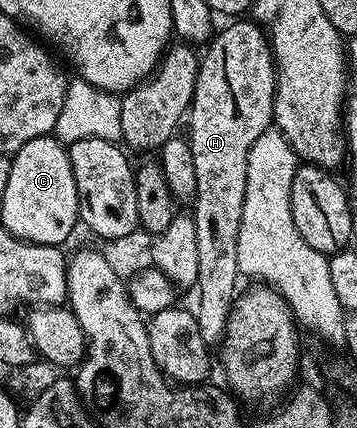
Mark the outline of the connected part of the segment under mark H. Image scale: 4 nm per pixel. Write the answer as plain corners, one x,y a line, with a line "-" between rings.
246,21
227,22
230,24
223,31
221,28
213,42
205,48
205,51
207,50
206,55
204,51
198,64
196,89
194,90
194,96
190,102
190,110
188,112
188,123
190,119
190,163
194,166
194,211
192,210
192,218
196,225
196,249
200,260
200,273
196,284
196,292
198,291
196,314
200,325
200,333
204,333
204,341
207,345
221,344
222,338
226,336
226,322
230,316
231,309
234,307
236,292
239,290
238,279
240,280
240,272
238,269
238,258
236,257
236,245
240,245
240,217
244,213
244,193
246,192
246,182
248,181
248,153
252,149
252,145
256,145
256,137
260,137
260,133
271,130
274,122
274,93
278,89
274,52
270,49
270,40
267,32
257,22
242,22

